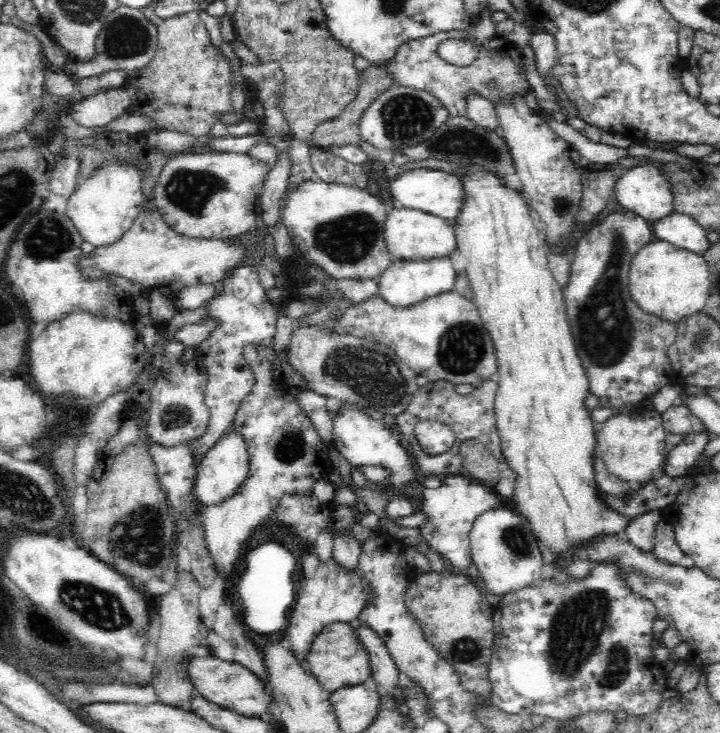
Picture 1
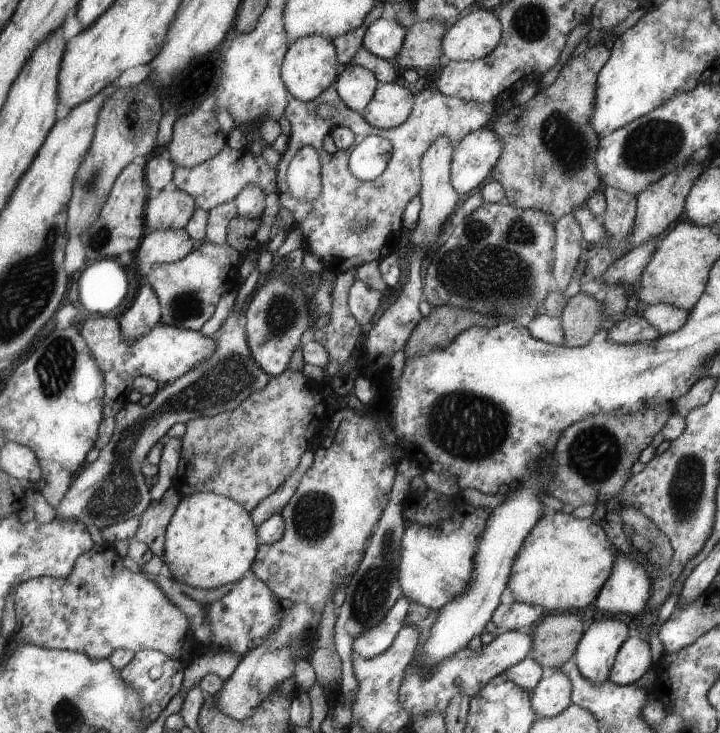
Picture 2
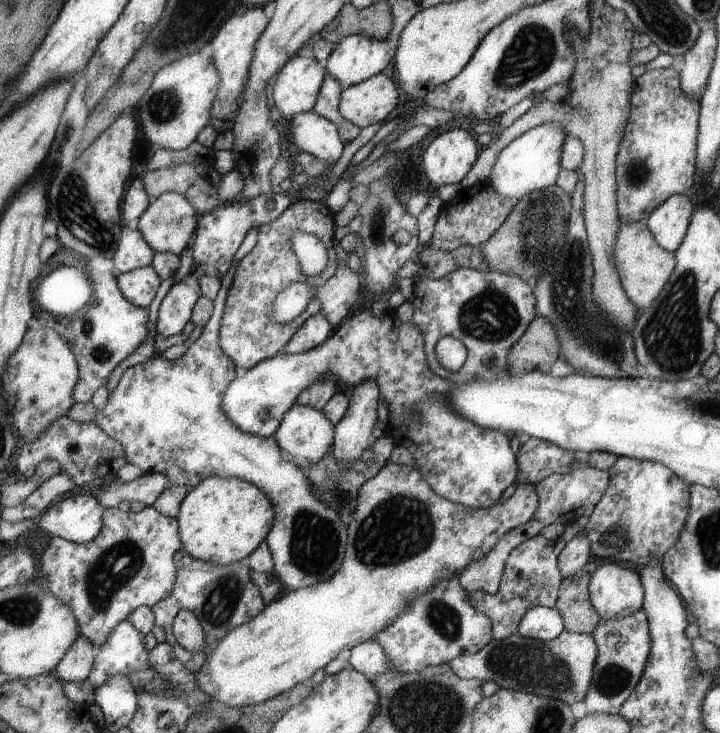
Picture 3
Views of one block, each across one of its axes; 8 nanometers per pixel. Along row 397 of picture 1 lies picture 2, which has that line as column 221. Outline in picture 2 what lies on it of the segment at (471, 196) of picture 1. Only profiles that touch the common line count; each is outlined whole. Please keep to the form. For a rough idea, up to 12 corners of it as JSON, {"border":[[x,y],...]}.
{"border":[[218,493],[182,498],[167,526],[165,572],[190,588],[234,584],[258,528]]}

